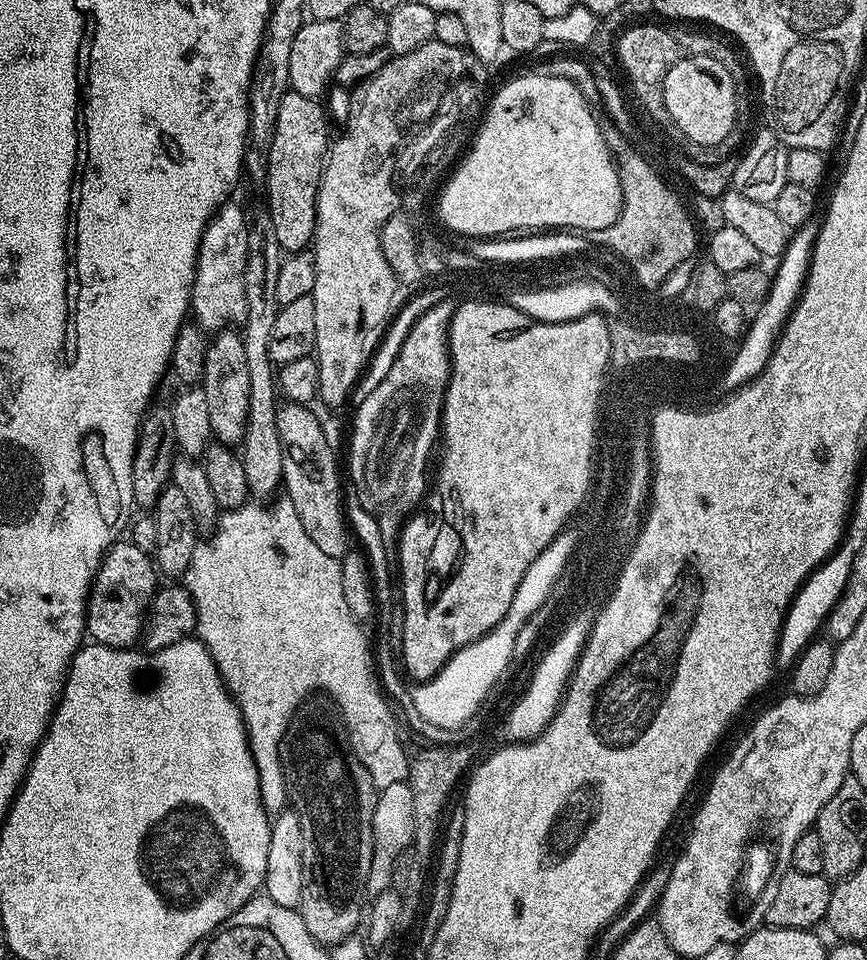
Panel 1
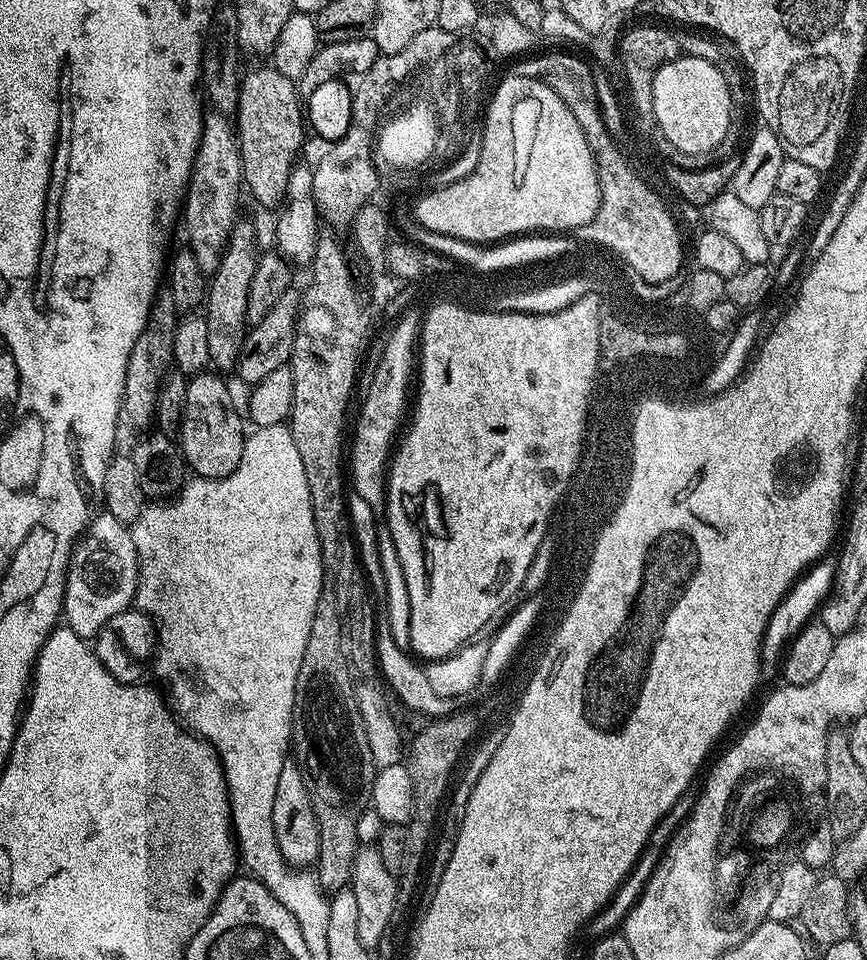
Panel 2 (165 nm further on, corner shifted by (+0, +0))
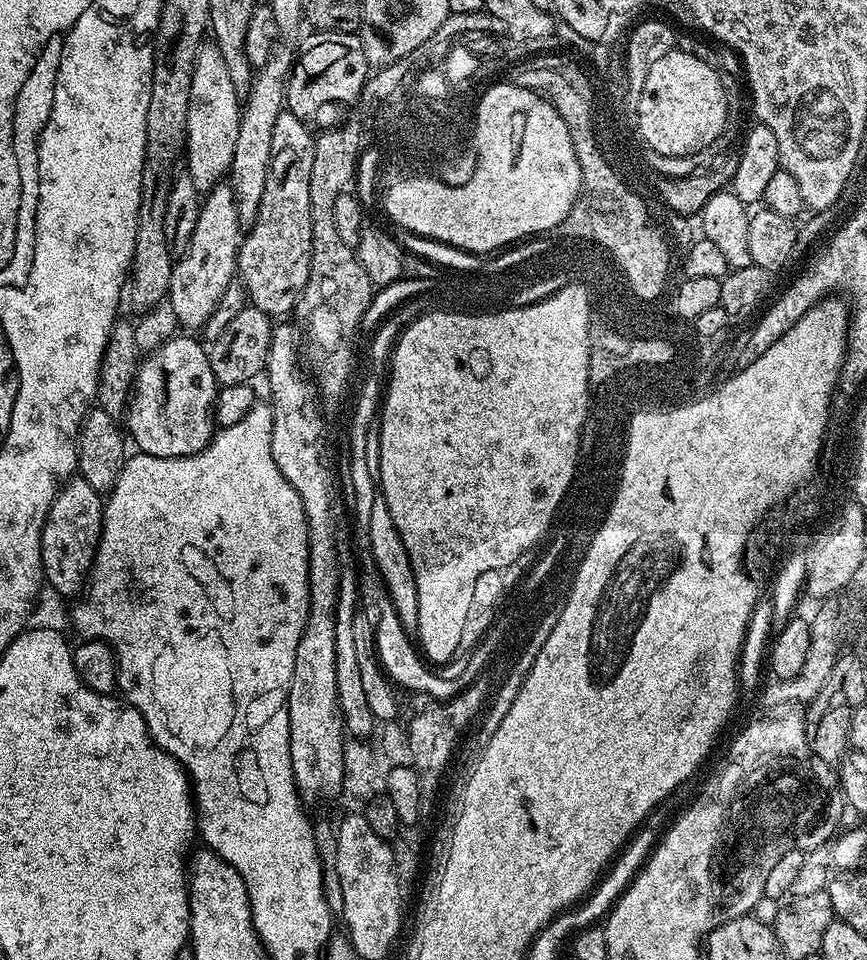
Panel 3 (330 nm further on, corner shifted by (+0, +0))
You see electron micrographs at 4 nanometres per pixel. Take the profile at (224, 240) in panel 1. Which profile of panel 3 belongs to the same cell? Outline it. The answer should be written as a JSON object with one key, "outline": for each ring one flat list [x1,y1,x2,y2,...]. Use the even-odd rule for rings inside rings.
{"outline":[[201,42,194,58,194,72,190,78,190,102,186,114,186,174,196,191,207,194,229,175,234,146,238,143,238,126,242,107,234,84,230,82,230,70,222,59,222,50,214,42]]}

